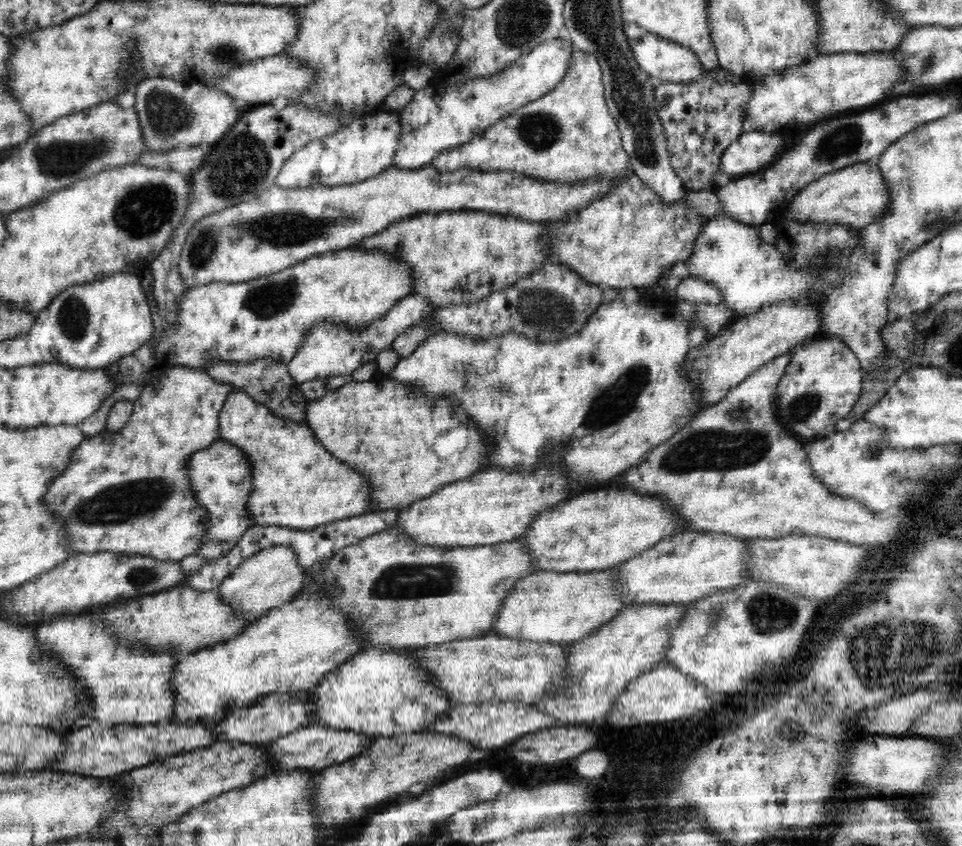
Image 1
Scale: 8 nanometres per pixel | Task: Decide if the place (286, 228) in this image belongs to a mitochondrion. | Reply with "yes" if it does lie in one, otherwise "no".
yes

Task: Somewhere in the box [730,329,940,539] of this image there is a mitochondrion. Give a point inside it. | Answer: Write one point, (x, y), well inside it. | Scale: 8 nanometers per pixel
(806, 405)

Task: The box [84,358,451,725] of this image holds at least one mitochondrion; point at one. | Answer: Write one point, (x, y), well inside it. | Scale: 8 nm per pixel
(144, 578)

